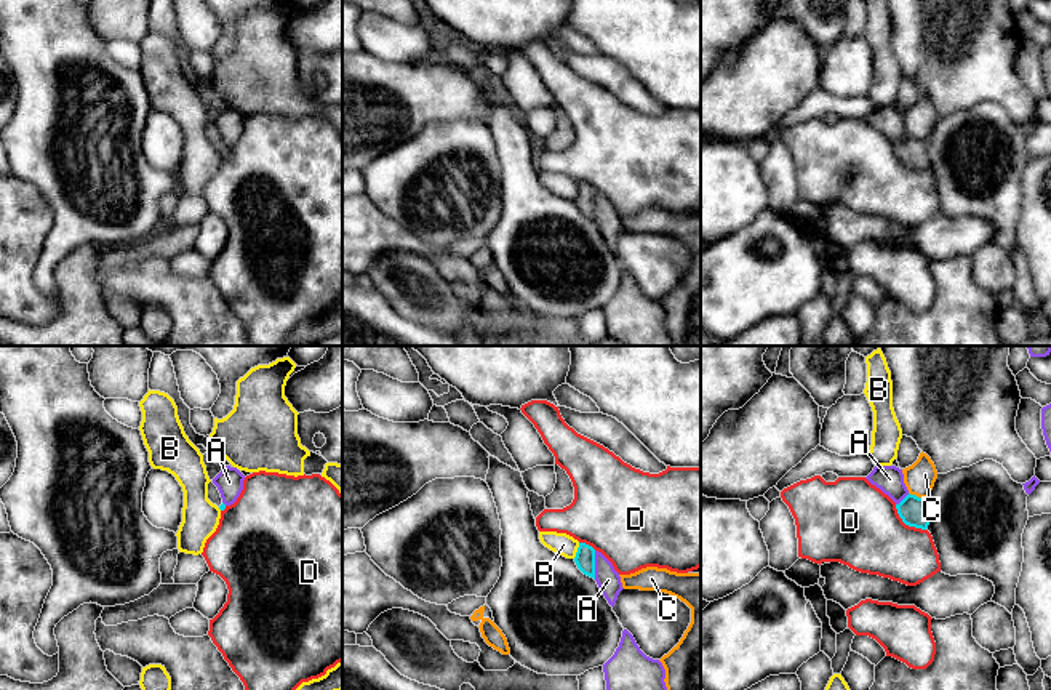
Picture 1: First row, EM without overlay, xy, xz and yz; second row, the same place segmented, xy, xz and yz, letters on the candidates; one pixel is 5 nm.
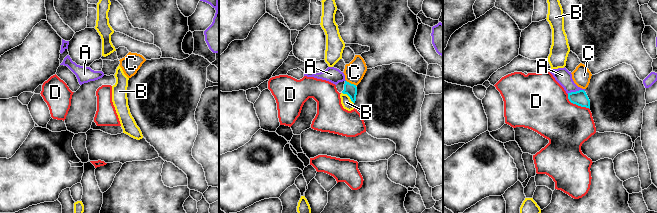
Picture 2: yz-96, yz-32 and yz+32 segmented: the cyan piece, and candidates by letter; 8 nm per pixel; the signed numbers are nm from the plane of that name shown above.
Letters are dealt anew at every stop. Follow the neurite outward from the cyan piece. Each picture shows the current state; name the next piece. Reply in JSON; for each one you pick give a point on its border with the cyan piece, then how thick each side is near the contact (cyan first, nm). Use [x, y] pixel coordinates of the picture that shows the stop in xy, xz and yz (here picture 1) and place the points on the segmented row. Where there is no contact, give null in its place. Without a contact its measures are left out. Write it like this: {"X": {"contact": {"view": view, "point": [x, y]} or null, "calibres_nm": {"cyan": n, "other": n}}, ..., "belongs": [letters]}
{"belongs": []}

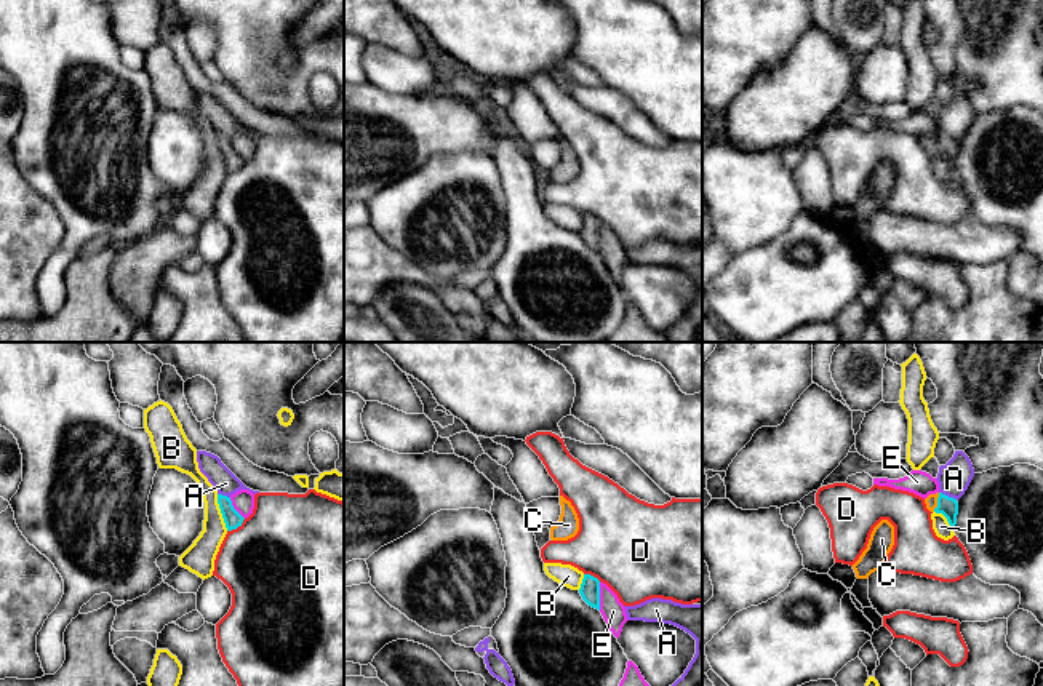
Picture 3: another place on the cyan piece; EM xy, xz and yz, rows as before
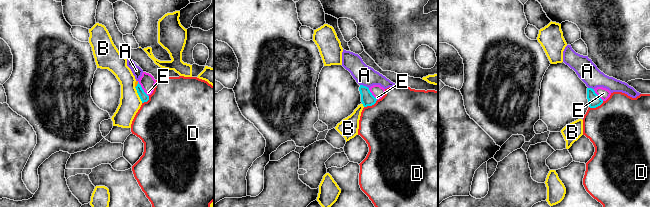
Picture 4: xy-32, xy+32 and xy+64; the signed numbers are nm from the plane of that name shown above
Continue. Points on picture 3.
{"C": {"contact": {"view": "yz", "point": [938, 502]}, "calibres_nm": {"cyan": 100, "other": 60}}, "belongs": ["C"]}

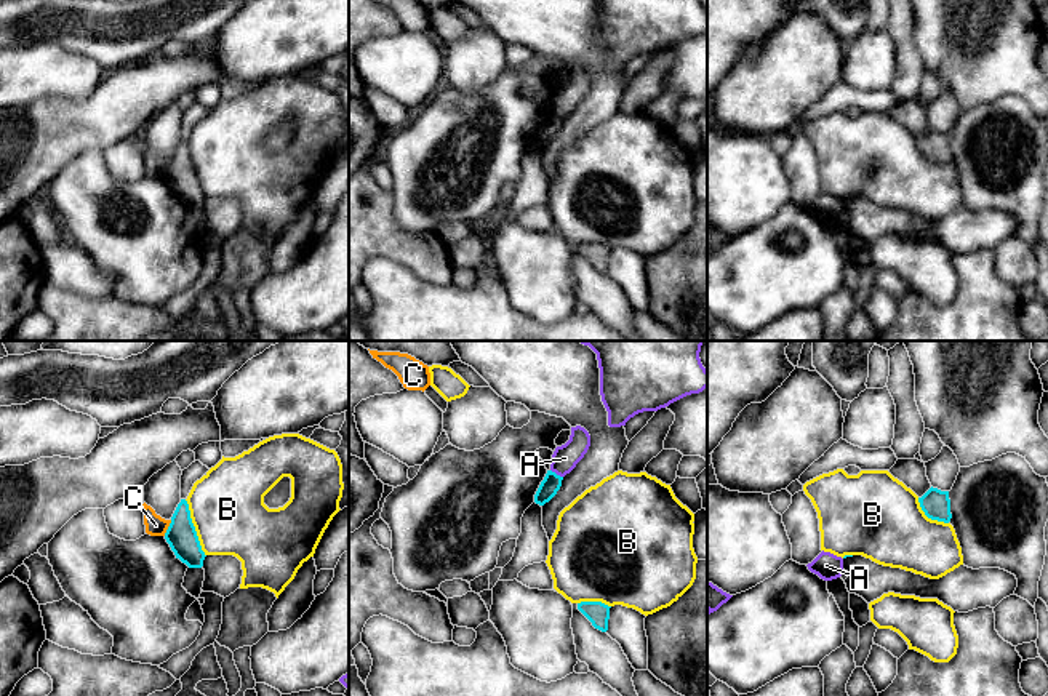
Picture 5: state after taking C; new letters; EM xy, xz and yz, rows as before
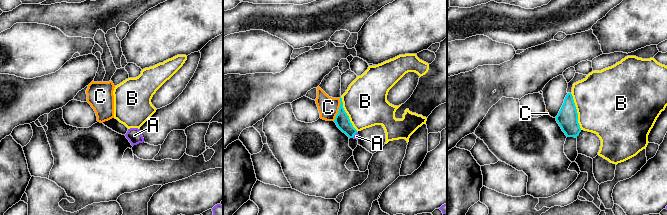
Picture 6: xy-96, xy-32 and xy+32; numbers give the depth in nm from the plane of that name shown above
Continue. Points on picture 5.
{"belongs": []}

